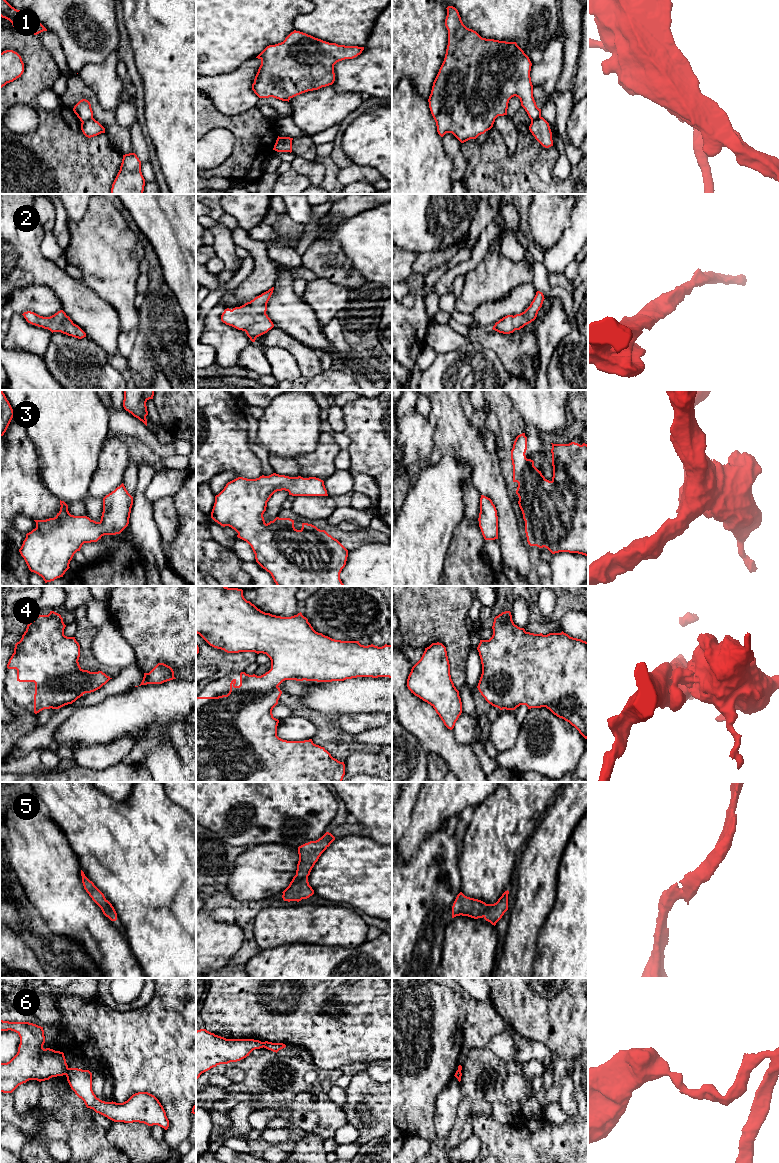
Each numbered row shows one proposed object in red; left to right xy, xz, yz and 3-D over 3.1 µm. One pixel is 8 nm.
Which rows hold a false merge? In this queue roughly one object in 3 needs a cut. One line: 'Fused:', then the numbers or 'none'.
Fused: 1, 6

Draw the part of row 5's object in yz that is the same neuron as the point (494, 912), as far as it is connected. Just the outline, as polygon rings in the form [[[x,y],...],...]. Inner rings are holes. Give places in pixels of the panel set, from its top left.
[[[507,890],[496,903],[486,904],[481,900],[467,897],[460,892],[452,906],[452,918],[460,915],[474,919],[484,918],[495,926],[508,910],[508,894],[509,891]]]

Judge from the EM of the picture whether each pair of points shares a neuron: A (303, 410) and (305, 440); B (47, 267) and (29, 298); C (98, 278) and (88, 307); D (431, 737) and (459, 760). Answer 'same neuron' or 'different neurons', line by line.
A: same neuron
B: different neurons
C: different neurons
D: same neuron

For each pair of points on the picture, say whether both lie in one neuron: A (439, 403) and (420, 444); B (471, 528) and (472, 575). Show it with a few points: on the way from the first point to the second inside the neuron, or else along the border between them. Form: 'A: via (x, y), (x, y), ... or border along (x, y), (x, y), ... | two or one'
A: border along (427, 419), (432, 430), (433, 447) | two
B: via (471, 540), (471, 563) | one

